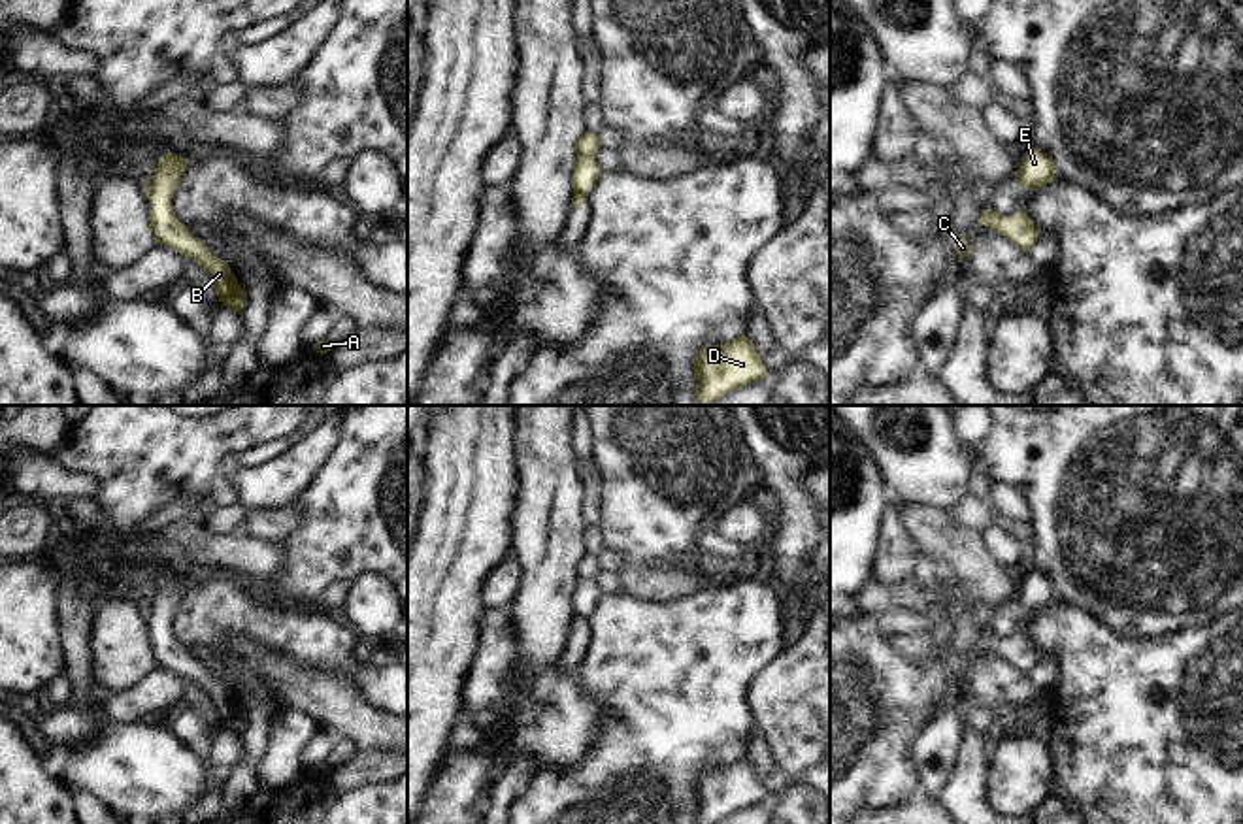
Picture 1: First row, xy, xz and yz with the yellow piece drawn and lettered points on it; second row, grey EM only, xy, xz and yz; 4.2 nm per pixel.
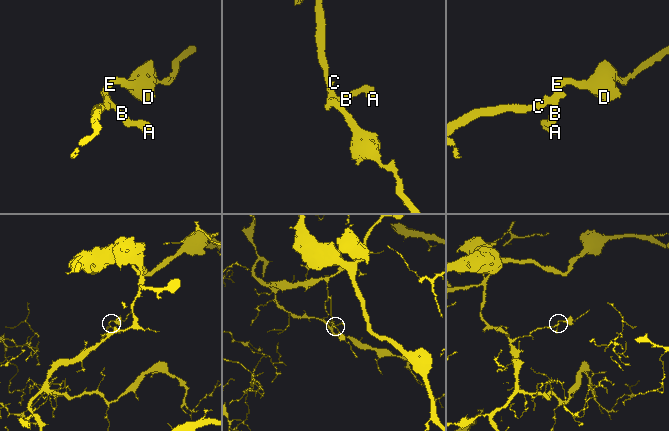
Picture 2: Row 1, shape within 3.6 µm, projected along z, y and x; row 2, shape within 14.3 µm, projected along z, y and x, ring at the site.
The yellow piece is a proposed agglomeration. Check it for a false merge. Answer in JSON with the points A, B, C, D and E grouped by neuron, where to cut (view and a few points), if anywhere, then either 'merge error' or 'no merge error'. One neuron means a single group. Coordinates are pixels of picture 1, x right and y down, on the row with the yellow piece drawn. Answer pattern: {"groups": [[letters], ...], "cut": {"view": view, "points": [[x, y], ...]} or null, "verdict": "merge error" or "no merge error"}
{"groups": [["A", "B", "C", "D", "E"]], "cut": null, "verdict": "no merge error"}

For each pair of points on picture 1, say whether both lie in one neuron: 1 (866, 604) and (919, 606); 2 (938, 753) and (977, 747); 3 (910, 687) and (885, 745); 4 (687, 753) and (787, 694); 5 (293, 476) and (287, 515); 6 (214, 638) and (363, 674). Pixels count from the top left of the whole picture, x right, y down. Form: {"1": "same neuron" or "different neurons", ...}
{"1": "same neuron", "2": "different neurons", "3": "same neuron", "4": "different neurons", "5": "different neurons", "6": "same neuron"}

